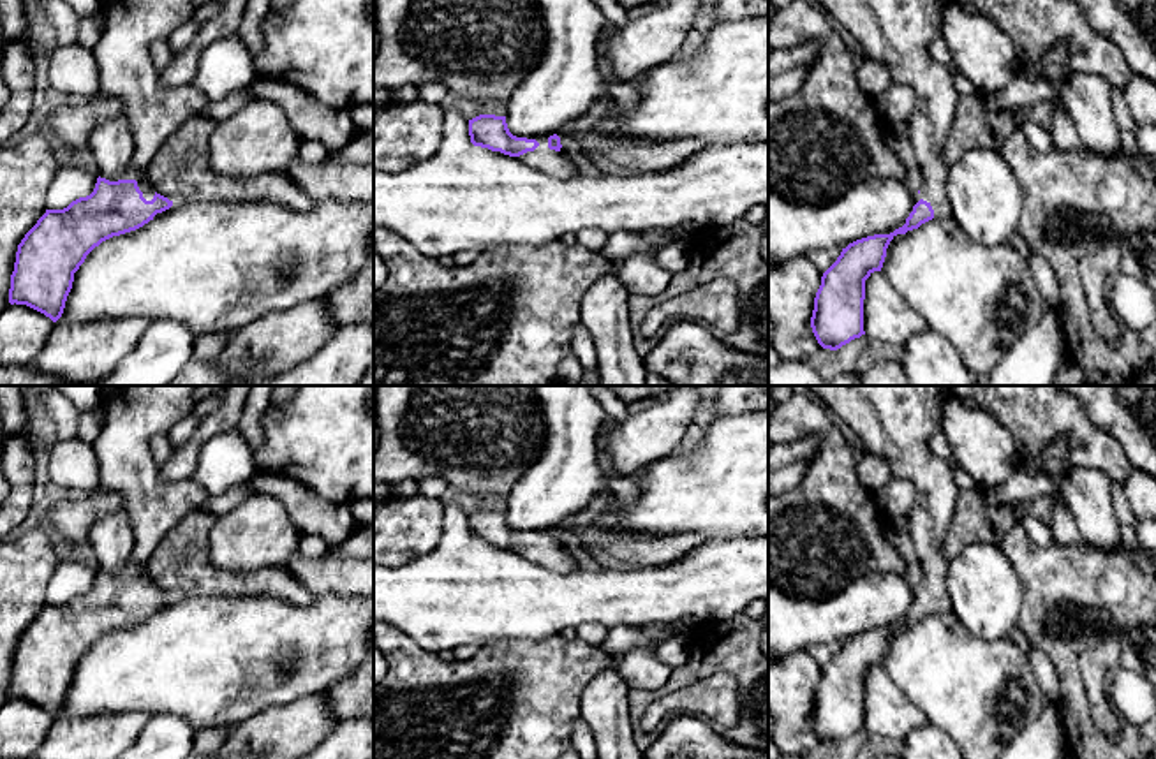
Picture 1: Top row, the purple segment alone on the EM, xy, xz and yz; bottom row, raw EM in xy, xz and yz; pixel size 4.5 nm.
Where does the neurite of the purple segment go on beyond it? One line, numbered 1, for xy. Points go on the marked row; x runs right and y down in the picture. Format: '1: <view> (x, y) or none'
1: xy (154, 111)

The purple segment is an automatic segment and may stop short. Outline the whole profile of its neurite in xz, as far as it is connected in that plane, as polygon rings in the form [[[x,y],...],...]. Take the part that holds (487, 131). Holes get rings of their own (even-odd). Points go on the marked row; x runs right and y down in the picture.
[[[479,114],[469,120],[469,136],[474,146],[515,157],[555,178],[571,180],[578,174],[573,160],[560,151],[562,144],[557,134],[516,137],[509,132],[506,116]]]

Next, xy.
[[[102,0],[100,12],[104,28],[92,49],[100,74],[99,93],[115,97],[122,104],[132,130],[134,157],[122,180],[109,181],[99,176],[90,195],[72,201],[63,210],[46,210],[18,245],[9,303],[26,305],[53,322],[63,313],[74,273],[95,247],[113,236],[143,227],[173,206],[173,201],[144,185],[143,178],[148,176],[150,162],[167,137],[187,118],[201,114],[210,102],[192,86],[166,86],[150,56],[155,42],[167,41],[178,26],[190,21],[196,12],[194,0]]]

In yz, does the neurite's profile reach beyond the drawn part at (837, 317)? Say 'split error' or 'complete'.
split error

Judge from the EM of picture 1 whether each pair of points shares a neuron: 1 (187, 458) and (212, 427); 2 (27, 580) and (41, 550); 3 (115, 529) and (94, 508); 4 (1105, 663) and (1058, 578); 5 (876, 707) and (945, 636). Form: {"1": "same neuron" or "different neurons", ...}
{"1": "same neuron", "2": "same neuron", "3": "different neurons", "4": "different neurons", "5": "different neurons"}

